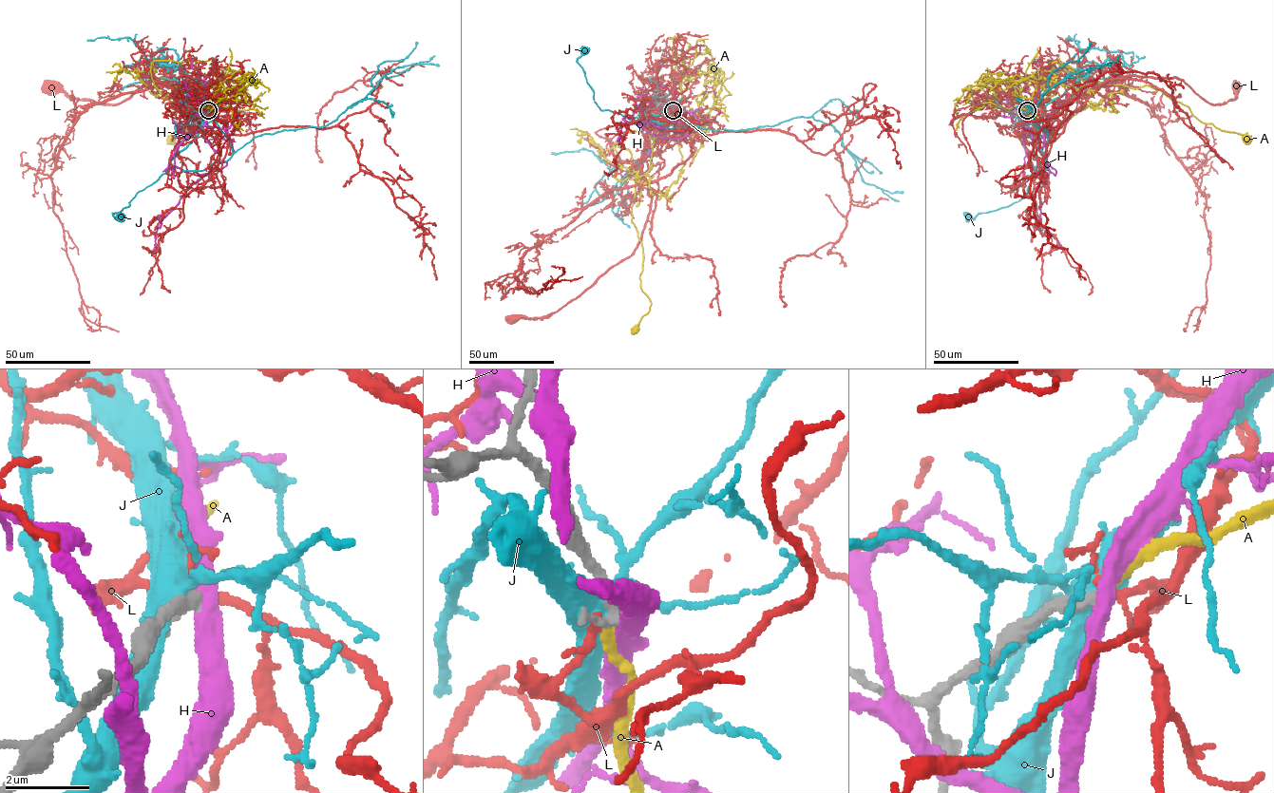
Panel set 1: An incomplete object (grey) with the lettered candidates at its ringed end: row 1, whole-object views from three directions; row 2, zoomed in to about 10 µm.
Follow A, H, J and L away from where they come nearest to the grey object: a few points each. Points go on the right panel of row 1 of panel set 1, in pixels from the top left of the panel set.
A: (1027, 110), (1055, 94), (1058, 84), (1146, 84), (1180, 102), (1204, 122), (1245, 141)
H: (1027, 110), (1033, 168), (1056, 171), (1046, 161), (1039, 192), (1038, 222), (1059, 243), (1054, 250)
J: (1027, 110), (1024, 122), (1039, 163), (1027, 193), (1007, 206), (981, 213), (974, 218), (968, 217)
L: (1027, 110), (1034, 102), (1074, 100), (1127, 75), (1180, 78), (1215, 103), (1234, 100), (1236, 87)

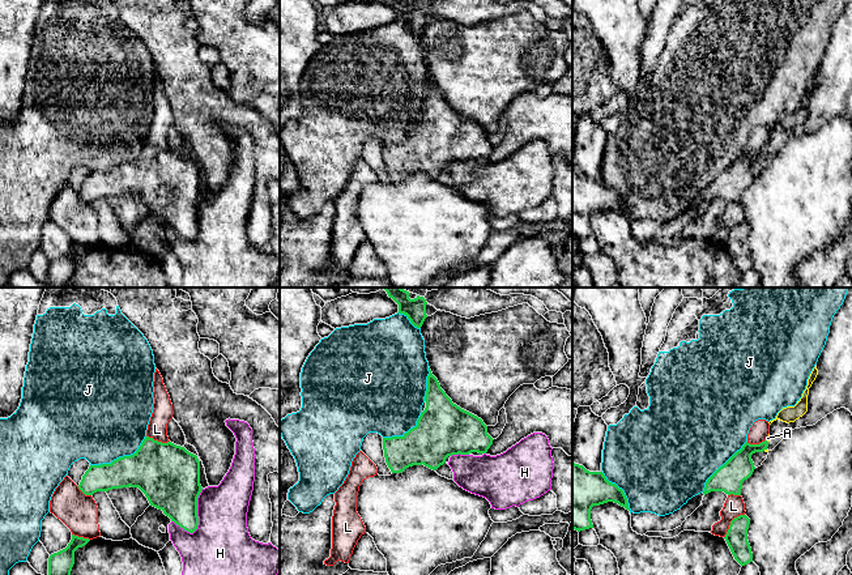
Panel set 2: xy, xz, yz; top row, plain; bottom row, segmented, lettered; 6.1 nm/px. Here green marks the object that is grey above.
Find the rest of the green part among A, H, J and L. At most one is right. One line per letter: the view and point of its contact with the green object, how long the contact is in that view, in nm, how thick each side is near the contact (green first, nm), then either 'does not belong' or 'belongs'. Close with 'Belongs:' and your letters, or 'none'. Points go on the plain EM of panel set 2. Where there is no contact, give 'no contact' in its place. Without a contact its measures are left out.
A: meets green in yz at (765, 156); contact 30 nm long; 170 nm thick on the green side, 20 nm on the other; belongs
H: meets green in xy at (196, 220); contact 300 nm long; 360 nm thick on the green side, 360 nm on the other; does not belong
J: meets green in xy at (120, 165); contact 400 nm long; 340 nm thick on the green side, 500 nm on the other; does not belong
L: meets green in yz at (731, 230); contact 200 nm long; 140 nm thick on the green side, 120 nm on the other; does not belong
Belongs: A

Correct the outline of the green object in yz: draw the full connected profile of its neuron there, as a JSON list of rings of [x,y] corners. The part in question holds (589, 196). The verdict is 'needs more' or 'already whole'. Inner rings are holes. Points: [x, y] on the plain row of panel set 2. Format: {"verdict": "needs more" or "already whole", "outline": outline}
{"verdict": "already whole", "outline": [[[572,170],[572,237],[593,235],[591,217],[608,209],[618,210],[630,218],[622,196],[606,187],[602,179],[589,179]]]}

